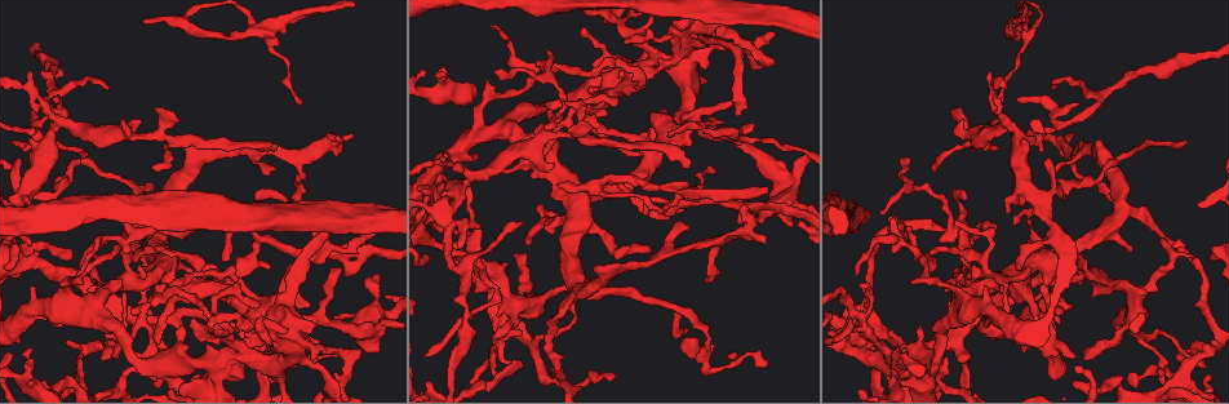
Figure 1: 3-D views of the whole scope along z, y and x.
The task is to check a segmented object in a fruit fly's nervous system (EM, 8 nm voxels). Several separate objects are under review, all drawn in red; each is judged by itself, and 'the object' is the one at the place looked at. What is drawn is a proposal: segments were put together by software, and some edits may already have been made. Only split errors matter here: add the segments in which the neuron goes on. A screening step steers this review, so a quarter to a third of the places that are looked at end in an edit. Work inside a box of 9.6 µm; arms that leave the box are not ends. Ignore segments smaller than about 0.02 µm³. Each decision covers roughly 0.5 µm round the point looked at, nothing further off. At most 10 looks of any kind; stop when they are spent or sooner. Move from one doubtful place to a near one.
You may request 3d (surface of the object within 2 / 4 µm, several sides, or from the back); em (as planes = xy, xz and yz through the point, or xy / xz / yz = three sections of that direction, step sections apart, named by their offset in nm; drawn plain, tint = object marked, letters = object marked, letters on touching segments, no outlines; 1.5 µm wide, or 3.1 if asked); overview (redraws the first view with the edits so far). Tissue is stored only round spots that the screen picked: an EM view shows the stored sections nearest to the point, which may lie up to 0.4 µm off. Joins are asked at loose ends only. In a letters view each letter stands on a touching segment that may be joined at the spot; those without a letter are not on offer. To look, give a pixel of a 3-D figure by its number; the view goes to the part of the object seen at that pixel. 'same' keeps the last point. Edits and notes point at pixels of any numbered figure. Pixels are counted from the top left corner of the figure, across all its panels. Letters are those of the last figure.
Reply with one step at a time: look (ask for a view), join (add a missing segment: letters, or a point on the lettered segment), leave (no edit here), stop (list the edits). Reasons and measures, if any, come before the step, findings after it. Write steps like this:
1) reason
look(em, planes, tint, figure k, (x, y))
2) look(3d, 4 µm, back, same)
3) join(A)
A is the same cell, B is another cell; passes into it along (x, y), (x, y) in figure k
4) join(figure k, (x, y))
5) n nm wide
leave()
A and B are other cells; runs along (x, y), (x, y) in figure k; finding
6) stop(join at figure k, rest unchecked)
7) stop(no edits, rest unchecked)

thin end
look(3d, 2 µm, figure 1, (293, 198))

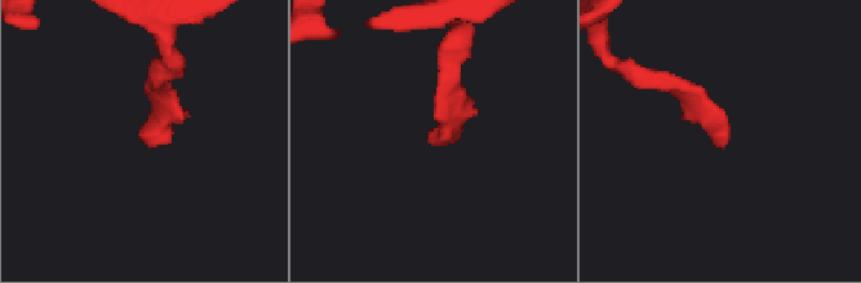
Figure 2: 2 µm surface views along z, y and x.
now the EM
look(em, xz, step 4, letters, figure 2, (730, 132))

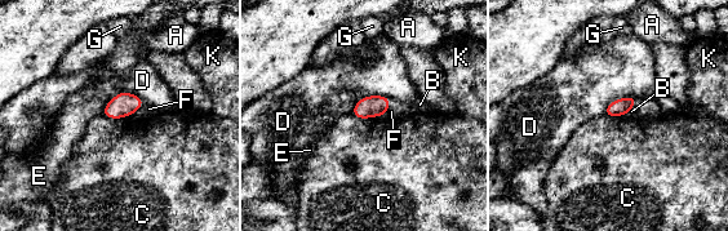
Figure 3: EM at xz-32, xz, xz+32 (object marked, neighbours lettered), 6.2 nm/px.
join(F)
F is the same cell, A, B, C, D, E, G and K are other cells; passes into it along (372, 106), (389, 105), (396, 109) in figure 3; the neuron continues

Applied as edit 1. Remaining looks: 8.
free end
look(em, planes, plain, figure 1, (352, 134))

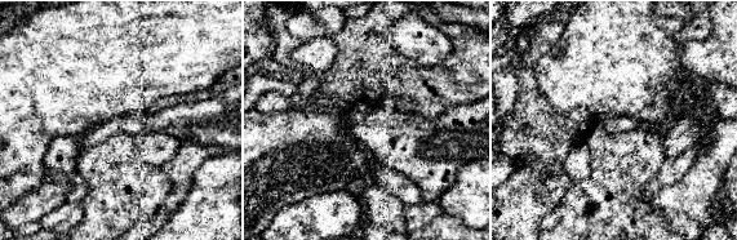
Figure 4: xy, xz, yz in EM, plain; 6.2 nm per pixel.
see the neighbours
look(em, planes, letters, same)

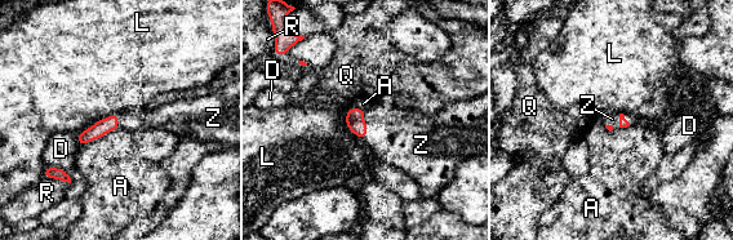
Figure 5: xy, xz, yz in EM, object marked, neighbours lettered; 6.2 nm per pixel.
join(Z)
Z is the same cell, A, D, L, Q and R are other cells; passes into it along (355, 121), (365, 125), (403, 138) in figure 5; the neuron continues

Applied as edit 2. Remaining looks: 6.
look(overview)

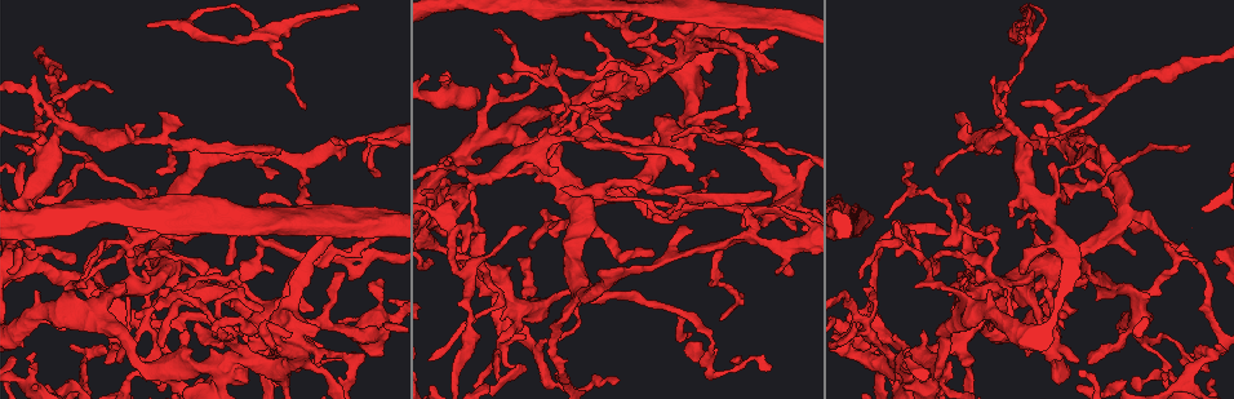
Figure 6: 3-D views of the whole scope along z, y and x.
tapers out
look(em, xy, step 4, tint, figure 6, (1017, 27))

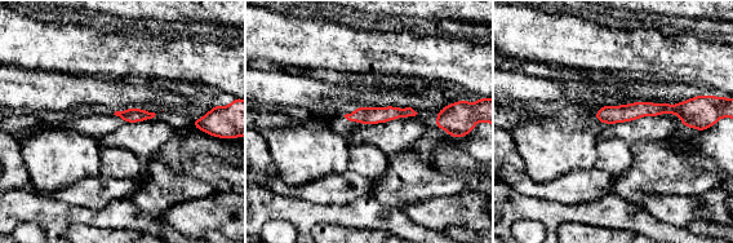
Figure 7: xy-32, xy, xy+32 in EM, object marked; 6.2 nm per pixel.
look(em, planes, letters, same)

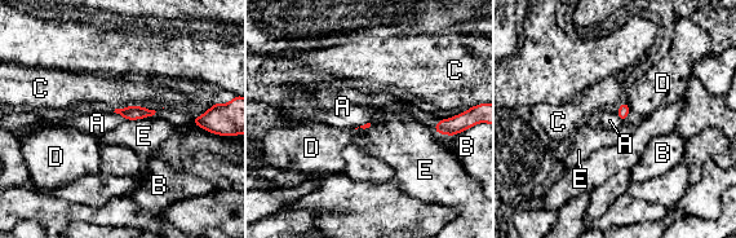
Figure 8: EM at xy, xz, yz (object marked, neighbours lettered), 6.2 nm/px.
join(A)
A is the same cell, B, C, D and E are other cells; the neuron continues

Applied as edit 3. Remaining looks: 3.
redraw
look(overview)

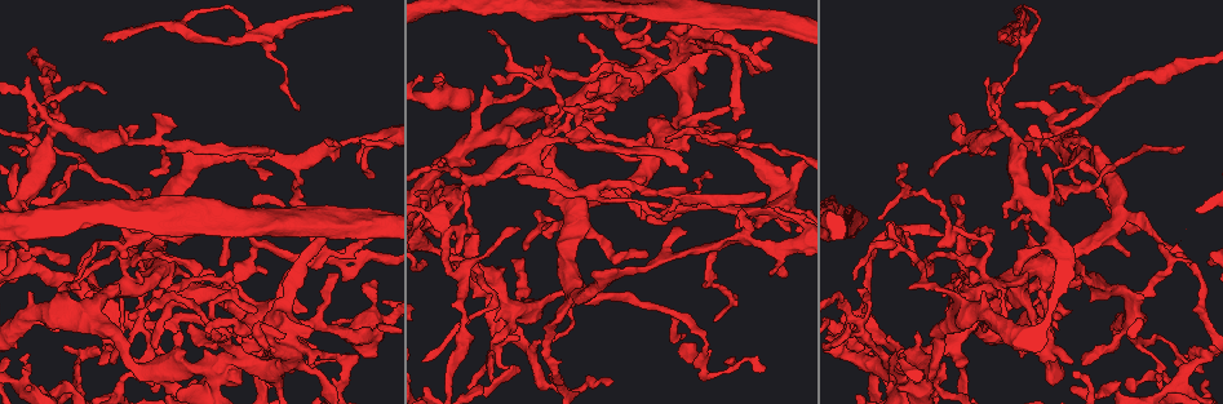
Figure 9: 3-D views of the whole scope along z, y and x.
an open end
look(em, yz, step 4, tint, figure 9, (112, 362))

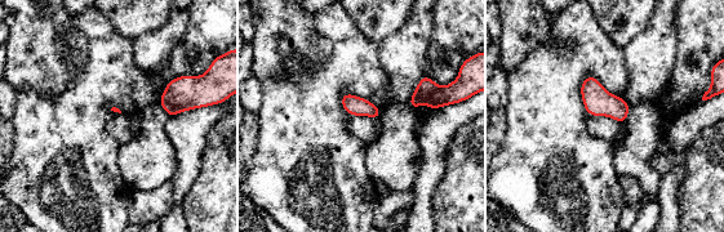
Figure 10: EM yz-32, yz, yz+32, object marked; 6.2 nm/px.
another direction
look(em, planes, letters, same)

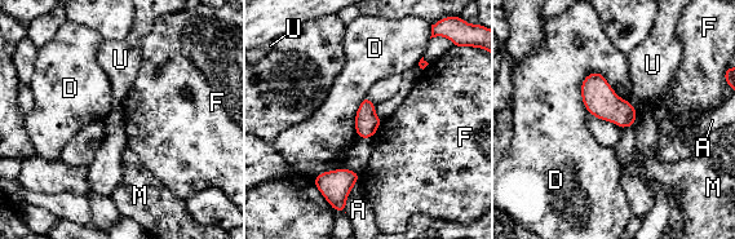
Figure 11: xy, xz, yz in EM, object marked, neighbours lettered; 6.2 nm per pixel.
D touches over 280 nm
leave()
A, D, F, M and U are other cells; none of them fits

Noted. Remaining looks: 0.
stop(join at figure 3, join at figure 5, join at figure 8, rest unchecked)

